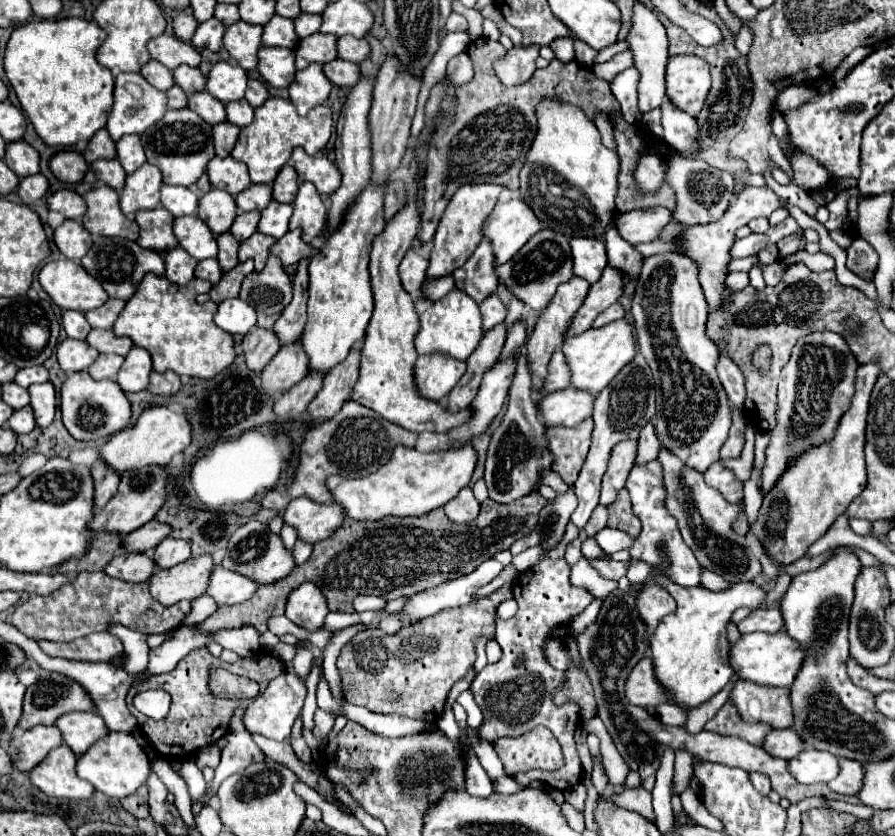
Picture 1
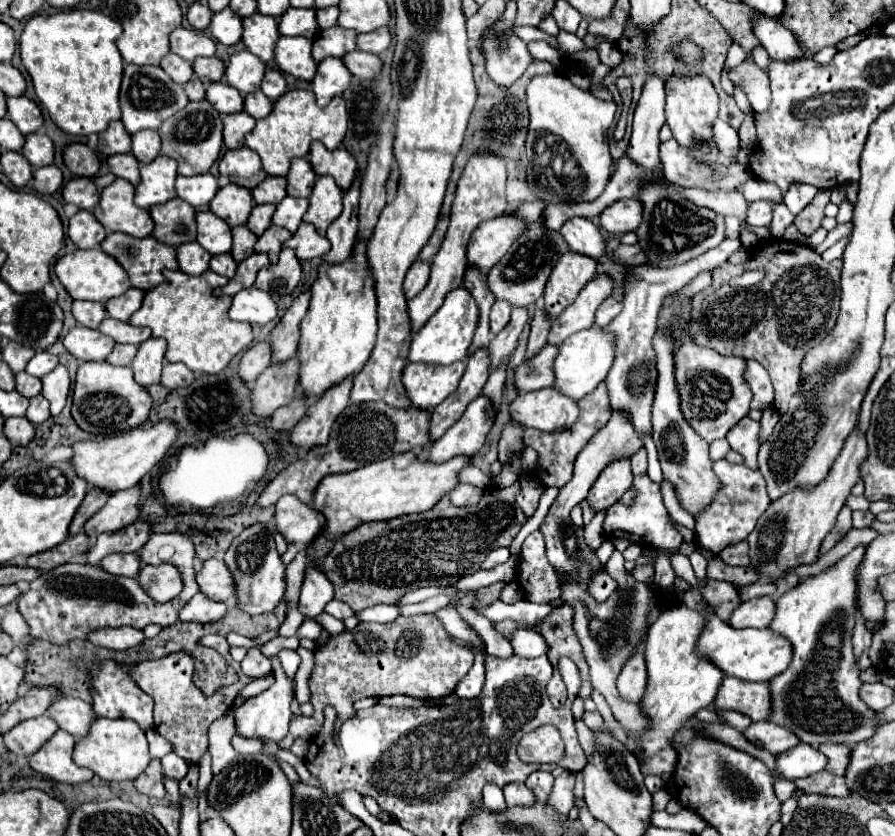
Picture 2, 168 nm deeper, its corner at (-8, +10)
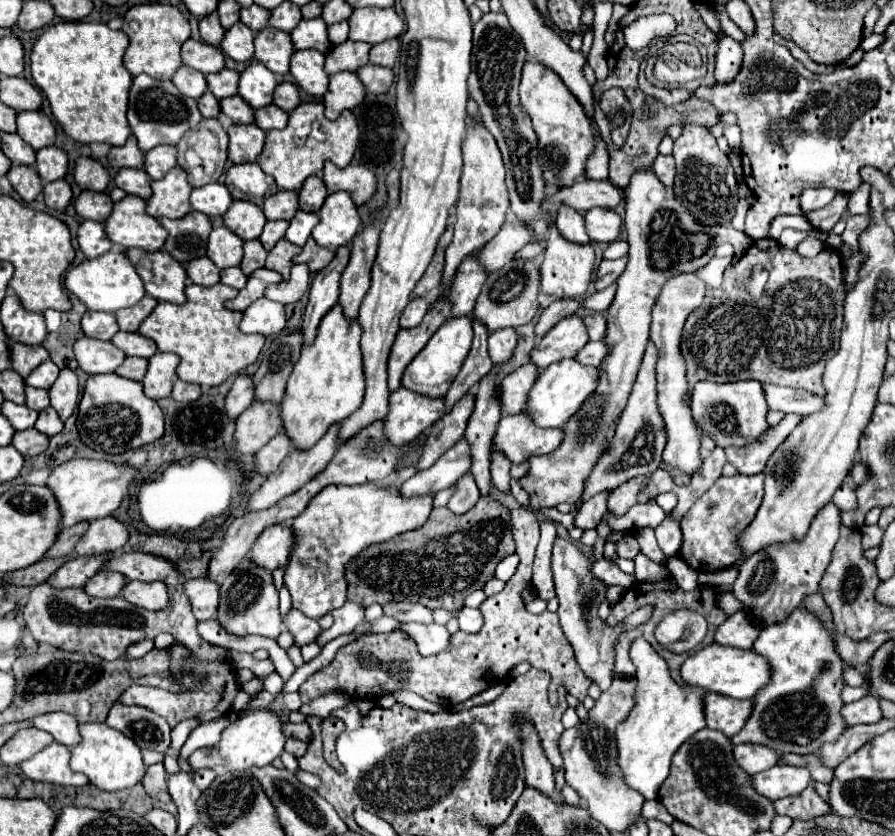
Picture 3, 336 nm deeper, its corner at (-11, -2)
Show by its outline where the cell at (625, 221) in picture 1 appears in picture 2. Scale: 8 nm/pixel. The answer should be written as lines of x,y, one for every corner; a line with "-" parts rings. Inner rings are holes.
619,200
601,212
601,228
607,232
633,232
643,220
643,204
639,200

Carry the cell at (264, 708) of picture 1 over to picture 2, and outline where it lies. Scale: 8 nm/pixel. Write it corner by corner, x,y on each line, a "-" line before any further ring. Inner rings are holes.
278,656
270,658
272,668
275,668
275,682
261,692
255,698
245,700
241,706
237,706
233,710
233,718
235,718
235,726
237,732
245,738
265,738
265,740
273,740
273,742
281,742
287,736
289,730
289,722
293,718
291,714
291,702
295,698
295,688
293,688
293,680
287,678
285,670
283,670

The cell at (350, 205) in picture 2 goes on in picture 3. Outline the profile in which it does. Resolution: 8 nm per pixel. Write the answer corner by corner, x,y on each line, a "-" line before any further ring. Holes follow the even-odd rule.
338,248
336,258
316,274
312,286
310,286
310,300
304,312
304,324
302,324
302,344
308,346
316,338
316,330
320,320
326,316
326,312
338,302
338,280
342,276
342,268
348,264
350,250

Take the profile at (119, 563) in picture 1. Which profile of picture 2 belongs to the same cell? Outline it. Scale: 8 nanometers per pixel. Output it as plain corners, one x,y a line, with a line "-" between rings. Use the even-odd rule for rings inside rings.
109,554
101,560
101,566
117,576
137,576
141,570
141,558
139,554

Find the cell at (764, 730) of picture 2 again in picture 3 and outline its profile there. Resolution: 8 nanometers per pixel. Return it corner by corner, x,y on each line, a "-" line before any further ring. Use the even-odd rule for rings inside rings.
740,744
740,746
734,746
732,752
734,752
734,758
736,758
738,766
746,774
756,774
756,772
762,772
762,770
772,768
772,766
778,764
778,754
770,748

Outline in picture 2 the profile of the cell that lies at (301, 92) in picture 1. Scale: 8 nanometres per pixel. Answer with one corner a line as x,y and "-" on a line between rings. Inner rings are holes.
325,58
317,64
317,74
311,80
317,106
327,106
333,96
341,96
351,82
351,74
341,58

